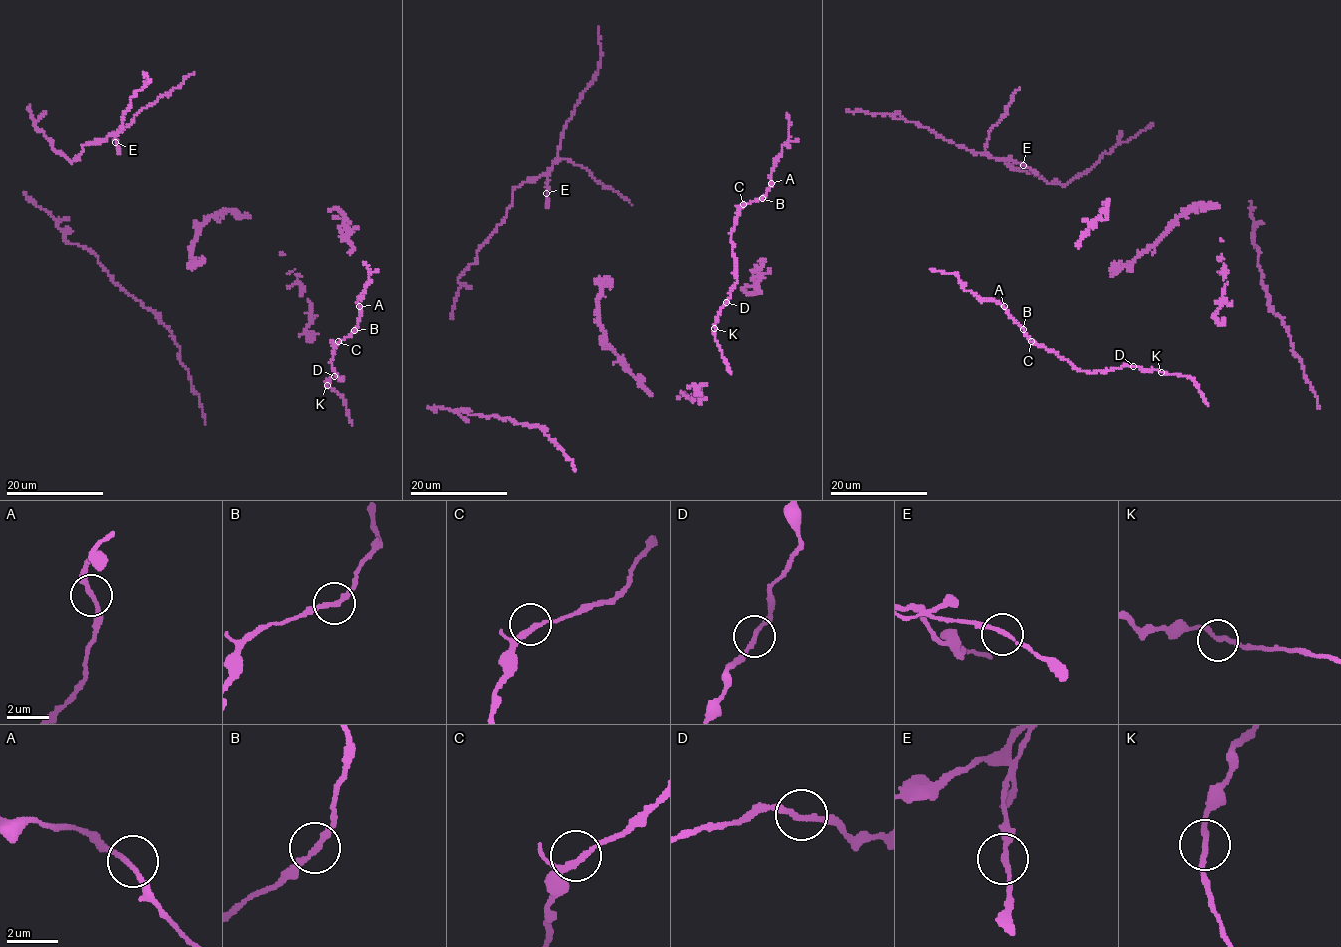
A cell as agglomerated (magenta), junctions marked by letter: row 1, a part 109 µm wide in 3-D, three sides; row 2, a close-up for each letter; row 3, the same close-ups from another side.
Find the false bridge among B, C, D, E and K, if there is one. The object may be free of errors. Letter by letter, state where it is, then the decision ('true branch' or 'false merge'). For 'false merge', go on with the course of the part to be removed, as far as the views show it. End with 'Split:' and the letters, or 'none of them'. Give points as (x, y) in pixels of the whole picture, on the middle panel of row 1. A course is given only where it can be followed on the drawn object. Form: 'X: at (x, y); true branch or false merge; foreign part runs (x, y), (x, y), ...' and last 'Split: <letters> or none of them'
B: at (762, 198); true branch
C: at (743, 204); true branch
D: at (726, 302); true branch
E: at (546, 193); true branch
K: at (714, 328); true branch
Split: none of them

